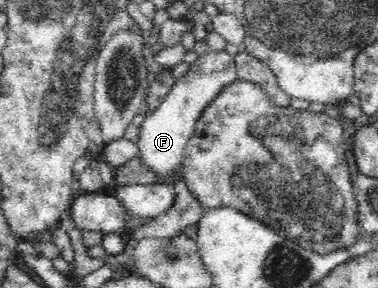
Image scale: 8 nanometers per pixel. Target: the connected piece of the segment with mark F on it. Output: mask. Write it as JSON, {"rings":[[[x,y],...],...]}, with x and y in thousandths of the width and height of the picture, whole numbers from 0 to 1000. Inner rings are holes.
{"rings":[[[550,170],[529,191],[479,267],[463,274],[452,316],[421,365],[421,378],[399,399],[384,399],[370,438],[373,483],[362,497],[381,559],[418,601],[452,601],[474,559],[487,552],[495,497],[521,451],[521,420],[532,413],[548,372],[622,281],[632,281],[622,194],[598,174]]]}

